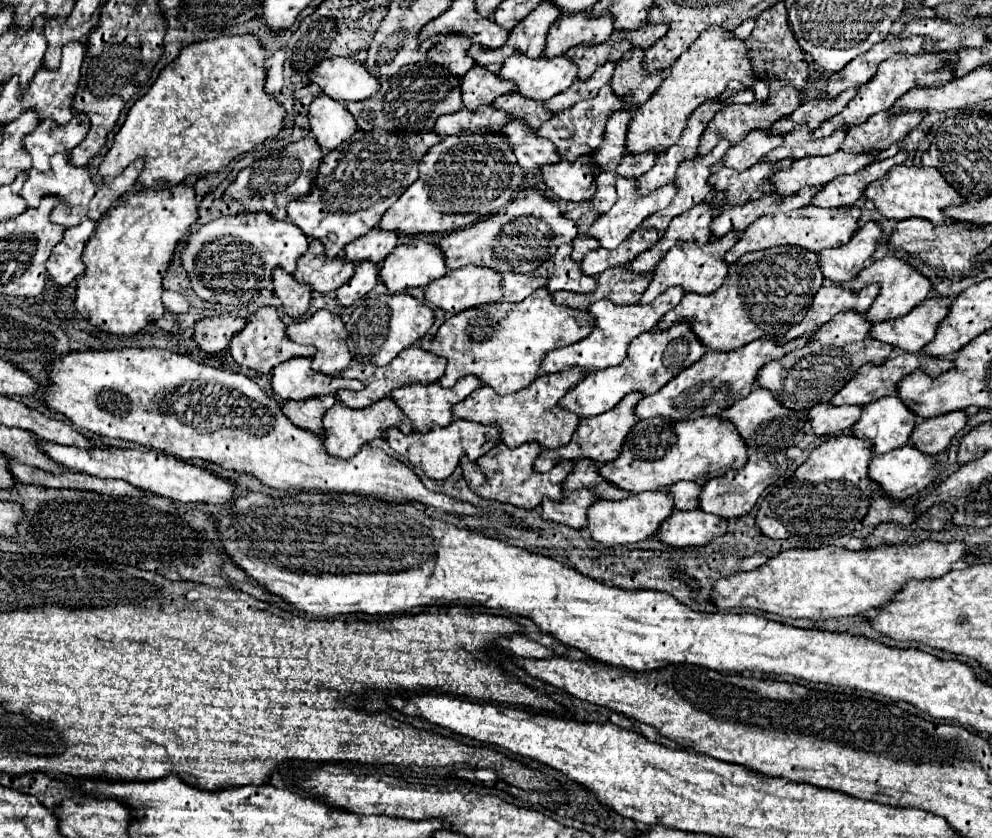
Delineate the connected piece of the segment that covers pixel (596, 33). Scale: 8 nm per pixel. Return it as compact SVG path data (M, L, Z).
M587 12L581 14L563 14L559 20L555 20L549 28L547 44L543 48L543 56L563 56L569 48L577 44L603 44L609 40L613 32L613 18L611 16L599 16L591 20Z

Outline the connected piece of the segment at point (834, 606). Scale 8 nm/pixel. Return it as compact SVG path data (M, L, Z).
M921 542L915 546L879 546L859 552L849 552L837 546L825 548L793 548L771 556L763 566L751 572L737 572L713 584L711 602L729 610L735 606L771 612L787 618L829 620L855 614L871 614L887 604L897 588L907 580L939 578L949 572L949 566L965 556L965 544L951 542Z

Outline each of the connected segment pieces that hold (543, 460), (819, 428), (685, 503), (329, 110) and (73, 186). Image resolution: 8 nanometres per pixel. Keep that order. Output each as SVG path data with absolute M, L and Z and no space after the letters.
M541 452L537 458L537 472L549 472L557 462L557 452Z
M817 404L807 412L809 424L813 428L813 434L825 436L825 434L841 434L843 430L849 430L857 418L861 416L859 406L831 406L831 404Z
M677 482L677 484L669 486L667 492L671 492L673 506L677 510L695 510L701 486L695 482Z
M325 94L317 96L309 104L307 118L311 124L311 132L323 148L323 152L335 150L343 140L347 140L357 130L357 124L353 116L347 112L345 104Z
M55 154L51 158L51 170L31 170L19 194L29 208L37 208L39 198L49 194L57 196L67 206L85 206L95 192L97 186L93 184L87 168L73 166L65 154Z

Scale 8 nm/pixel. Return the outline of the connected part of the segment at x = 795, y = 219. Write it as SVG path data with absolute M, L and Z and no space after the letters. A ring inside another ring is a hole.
M813 204L793 210L789 214L777 214L777 216L763 216L755 224L751 224L737 240L737 244L725 254L725 264L733 264L737 258L741 258L747 252L765 250L771 246L799 246L809 252L821 252L825 248L837 248L851 240L851 236L857 232L857 220L861 210L857 206L851 208L817 208Z

